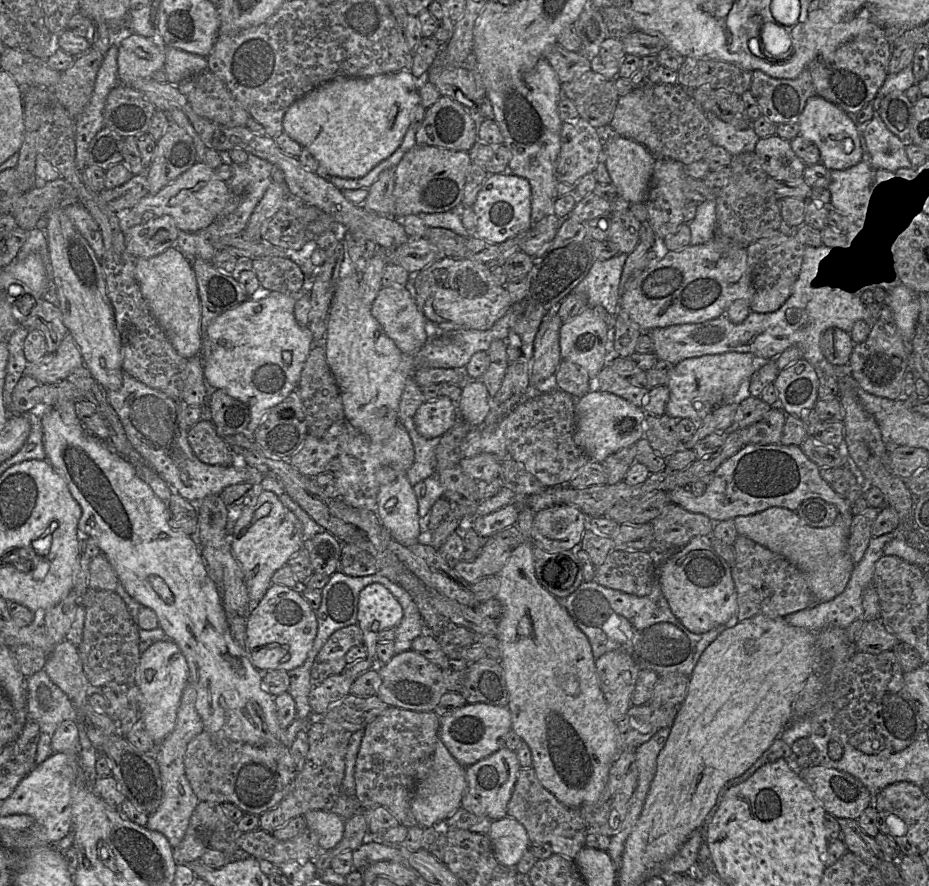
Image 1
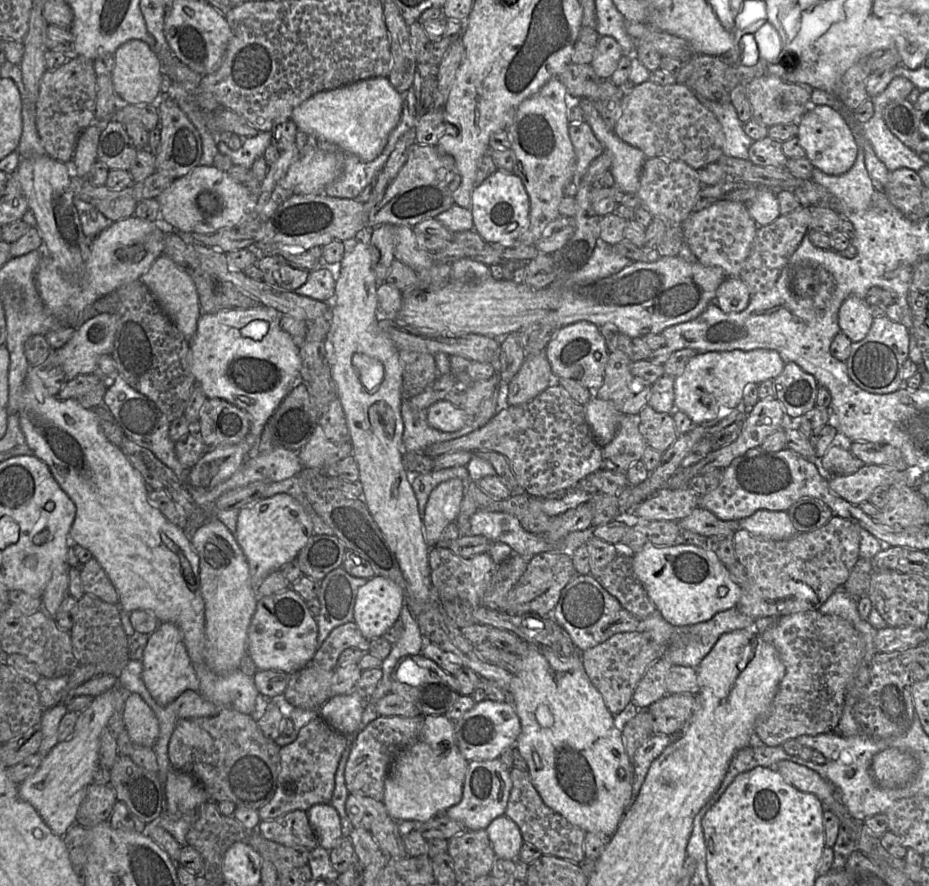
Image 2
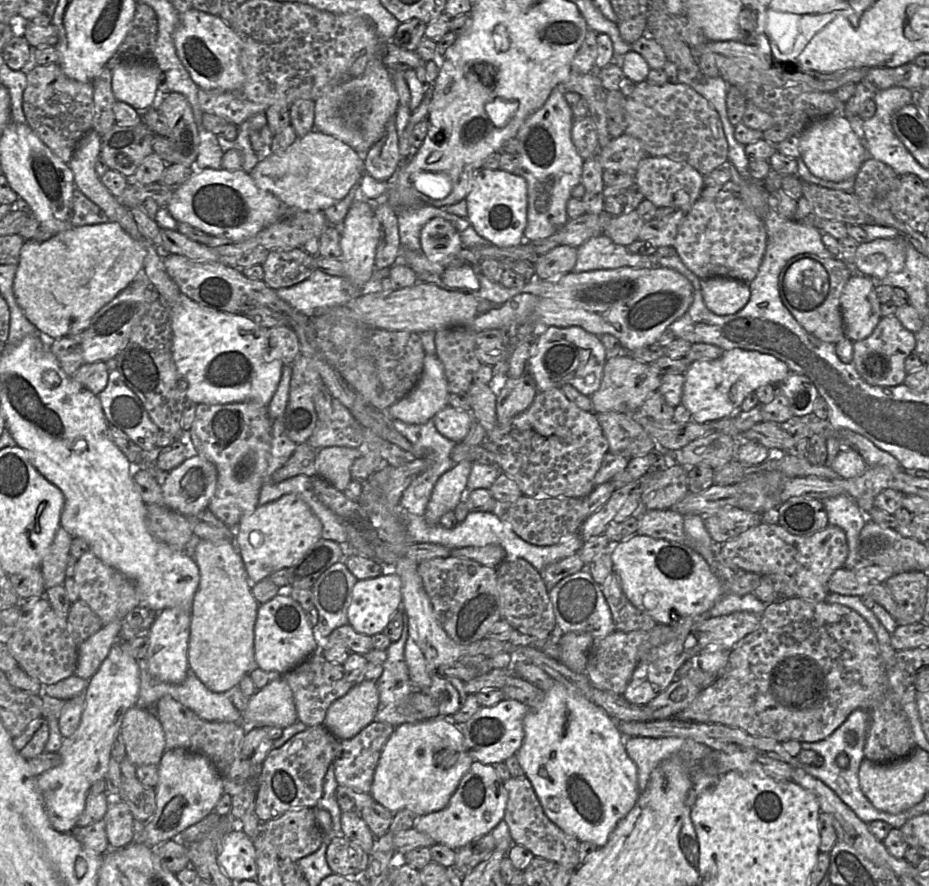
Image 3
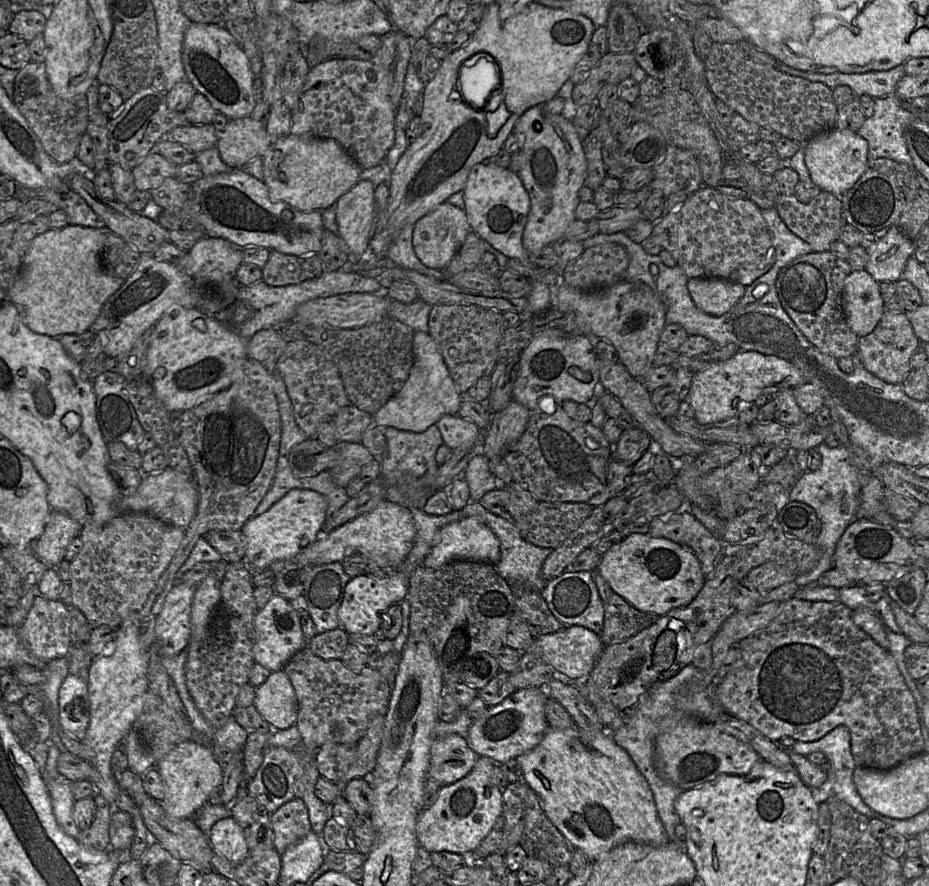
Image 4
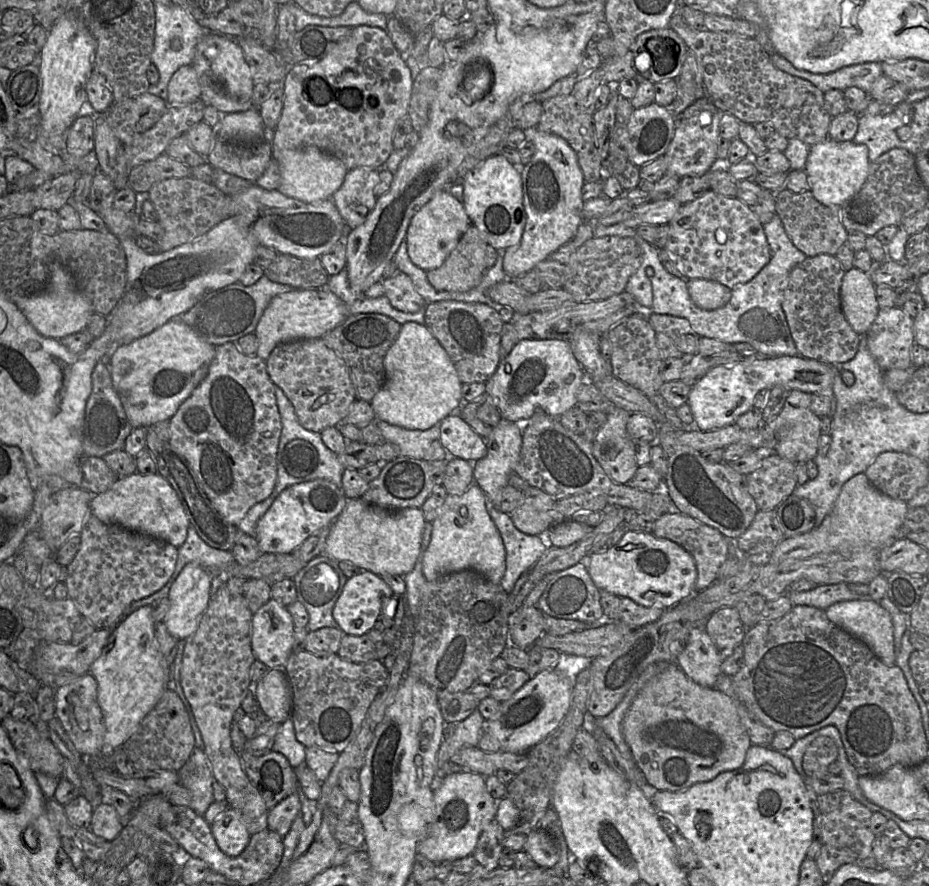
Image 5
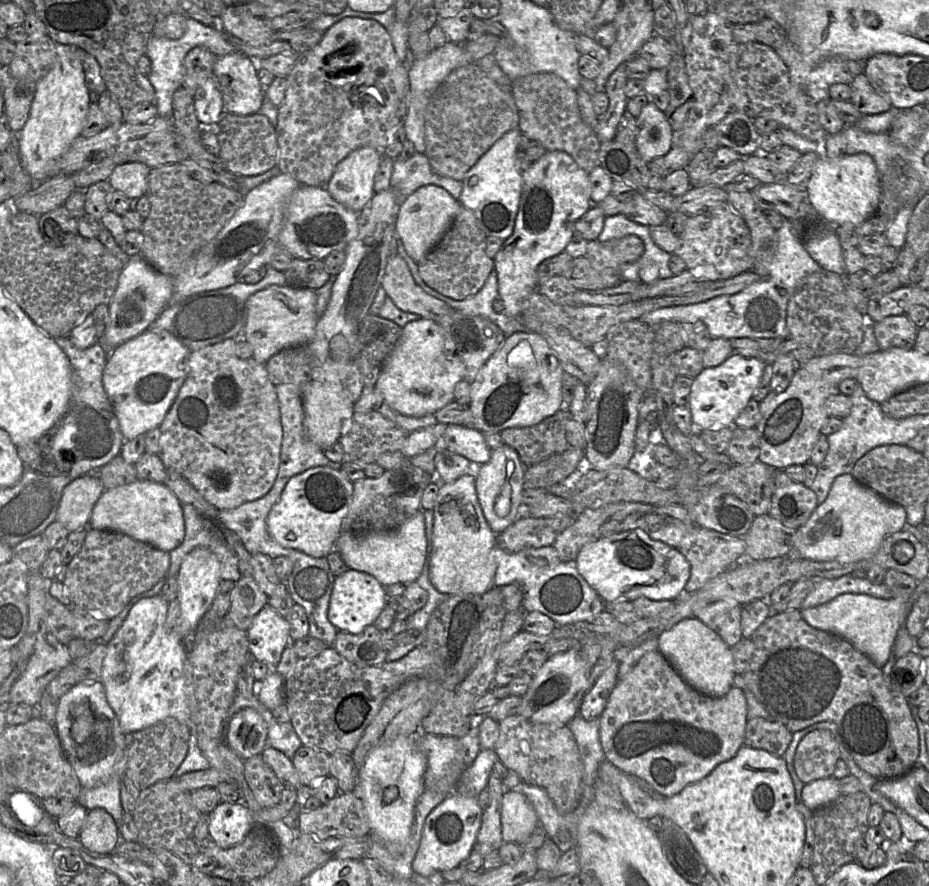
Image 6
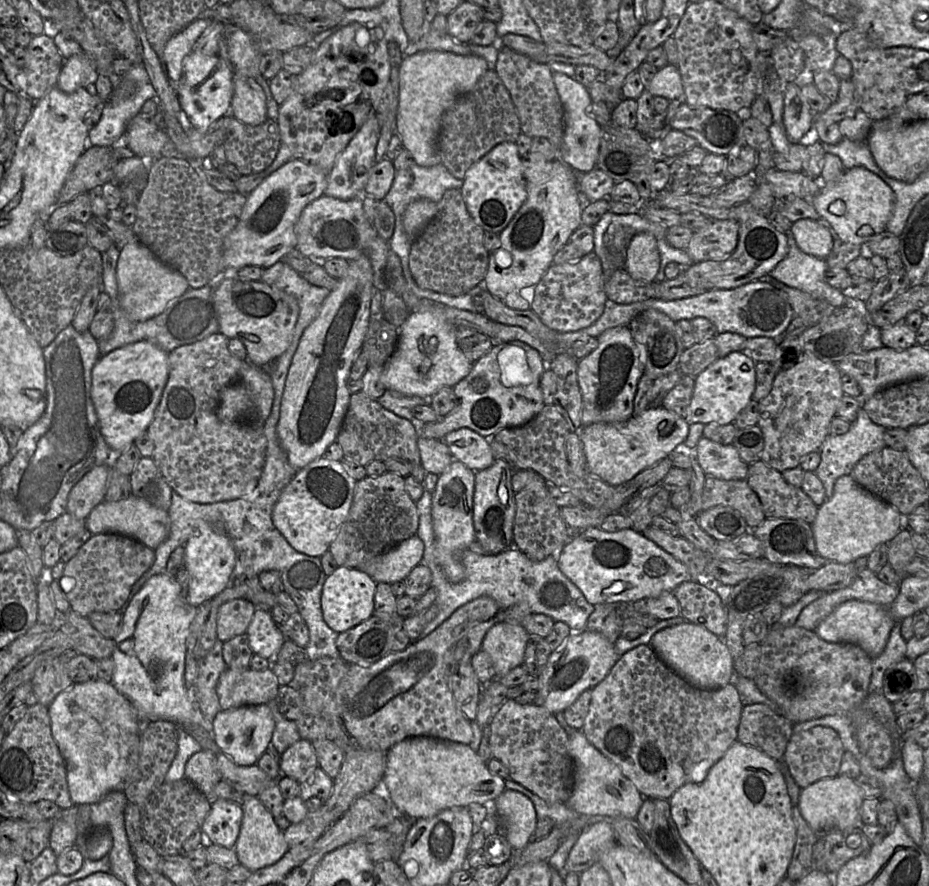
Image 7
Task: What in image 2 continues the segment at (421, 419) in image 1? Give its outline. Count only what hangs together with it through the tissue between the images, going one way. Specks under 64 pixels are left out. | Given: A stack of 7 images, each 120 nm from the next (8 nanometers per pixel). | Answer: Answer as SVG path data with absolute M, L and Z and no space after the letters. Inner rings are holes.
M445 398L427 409L427 420L431 427L443 432L455 432L470 423L470 417L463 407Z

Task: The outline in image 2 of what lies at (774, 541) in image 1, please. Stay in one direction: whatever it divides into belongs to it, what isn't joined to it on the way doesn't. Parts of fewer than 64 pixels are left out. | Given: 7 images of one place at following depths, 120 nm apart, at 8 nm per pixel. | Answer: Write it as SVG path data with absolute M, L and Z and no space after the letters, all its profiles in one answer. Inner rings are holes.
M758 510L738 523L739 528L771 540L788 539L798 533L787 511Z

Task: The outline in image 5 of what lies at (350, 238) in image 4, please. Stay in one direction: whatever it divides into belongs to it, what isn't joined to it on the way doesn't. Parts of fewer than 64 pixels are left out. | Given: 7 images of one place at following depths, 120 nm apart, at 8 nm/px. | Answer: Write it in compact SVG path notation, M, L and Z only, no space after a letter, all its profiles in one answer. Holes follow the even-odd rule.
M369 167L350 169L341 187L332 195L334 205L349 228L363 224L375 207L374 188L379 182L379 172Z

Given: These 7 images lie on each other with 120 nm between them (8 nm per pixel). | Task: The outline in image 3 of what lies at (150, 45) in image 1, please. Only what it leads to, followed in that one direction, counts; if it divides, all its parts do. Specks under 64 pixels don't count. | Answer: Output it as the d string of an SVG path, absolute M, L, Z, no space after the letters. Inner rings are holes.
M128 60L112 69L115 99L135 108L139 114L152 107L161 70L147 61Z

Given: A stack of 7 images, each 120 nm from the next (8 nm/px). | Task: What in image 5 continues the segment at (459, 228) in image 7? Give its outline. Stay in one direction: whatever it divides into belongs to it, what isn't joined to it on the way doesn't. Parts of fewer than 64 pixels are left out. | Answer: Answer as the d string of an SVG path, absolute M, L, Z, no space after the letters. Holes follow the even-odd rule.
M470 224L446 260L438 268L426 271L428 281L439 291L473 289L488 269L485 263L487 245L479 230Z

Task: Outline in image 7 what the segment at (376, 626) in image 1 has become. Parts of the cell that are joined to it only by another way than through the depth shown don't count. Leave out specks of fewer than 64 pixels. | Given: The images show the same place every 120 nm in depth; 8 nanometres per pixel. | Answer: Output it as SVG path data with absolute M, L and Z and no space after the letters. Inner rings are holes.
M338 567L332 575L327 576L327 578L324 582L324 585L323 585L322 593L321 593L321 610L322 610L322 615L323 615L323 619L324 619L325 623L333 631L340 634L340 633L347 631L350 628L353 628L353 627L359 625L362 622L368 620L374 613L374 595L375 595L376 585L377 585L377 583L366 573L362 572L360 569Z

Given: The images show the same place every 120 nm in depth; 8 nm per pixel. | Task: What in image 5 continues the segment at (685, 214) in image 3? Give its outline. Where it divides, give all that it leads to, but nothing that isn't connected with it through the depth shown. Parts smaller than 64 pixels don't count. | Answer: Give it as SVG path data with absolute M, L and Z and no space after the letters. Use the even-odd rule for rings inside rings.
M710 189L696 200L681 205L667 224L669 232L665 249L678 261L679 270L687 280L695 278L712 280L732 290L749 282L771 259L764 225L752 208L736 197L726 197Z

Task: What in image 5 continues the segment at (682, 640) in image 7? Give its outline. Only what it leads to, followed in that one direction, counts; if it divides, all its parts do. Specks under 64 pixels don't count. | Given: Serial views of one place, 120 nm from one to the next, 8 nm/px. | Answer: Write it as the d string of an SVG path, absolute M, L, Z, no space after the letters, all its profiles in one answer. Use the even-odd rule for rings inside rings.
M701 626L690 631L683 650L675 659L675 664L691 680L707 688L715 687L722 662L715 644Z

